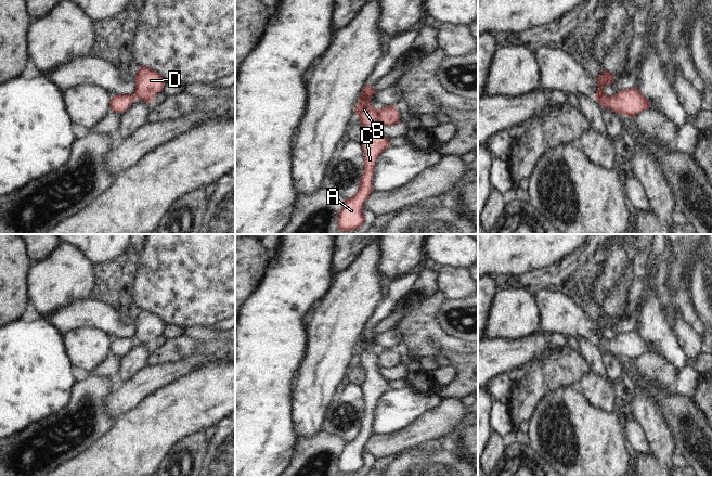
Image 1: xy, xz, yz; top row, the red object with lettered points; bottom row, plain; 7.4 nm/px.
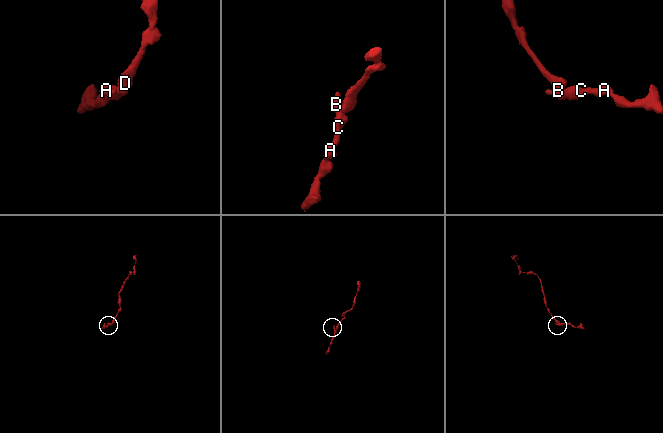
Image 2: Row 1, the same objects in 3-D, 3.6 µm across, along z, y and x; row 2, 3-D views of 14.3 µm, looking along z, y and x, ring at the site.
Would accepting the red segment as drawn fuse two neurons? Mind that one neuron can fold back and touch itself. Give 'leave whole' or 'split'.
split

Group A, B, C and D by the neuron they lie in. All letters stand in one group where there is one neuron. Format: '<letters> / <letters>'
A B C / D

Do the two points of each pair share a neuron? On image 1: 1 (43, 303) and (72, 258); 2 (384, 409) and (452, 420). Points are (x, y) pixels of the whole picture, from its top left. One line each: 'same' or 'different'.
1: same
2: different

